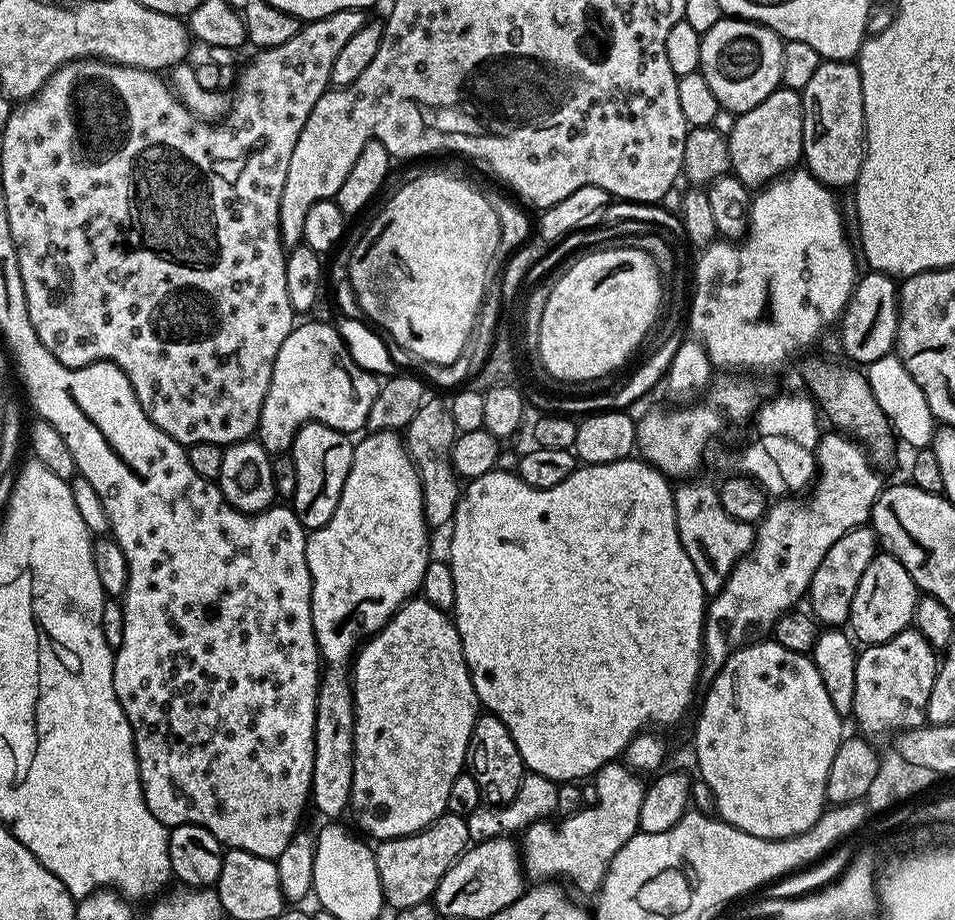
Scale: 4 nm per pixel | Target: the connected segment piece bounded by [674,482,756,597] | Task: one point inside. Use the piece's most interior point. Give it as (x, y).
(716, 542)

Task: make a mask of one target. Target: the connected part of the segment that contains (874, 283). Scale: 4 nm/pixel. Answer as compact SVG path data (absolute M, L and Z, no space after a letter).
M868 270L865 273L865 276L863 273L857 279L852 297L844 308L844 315L838 321L840 344L845 354L852 359L849 361L860 366L878 362L878 358L889 355L895 349L900 317L900 289L897 281L885 272Z

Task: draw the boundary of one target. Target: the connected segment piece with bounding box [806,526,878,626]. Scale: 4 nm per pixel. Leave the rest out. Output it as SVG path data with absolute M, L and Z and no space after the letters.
M871 526L855 528L842 534L842 538L838 538L838 542L834 542L834 546L826 550L826 558L822 558L822 566L814 570L812 585L808 587L806 597L807 603L812 603L810 605L812 615L821 625L844 626L849 623L848 615L850 606L854 602L854 590L858 590L858 582L862 582L862 574L866 574L866 566L870 566L876 555L878 555L878 541L876 532Z

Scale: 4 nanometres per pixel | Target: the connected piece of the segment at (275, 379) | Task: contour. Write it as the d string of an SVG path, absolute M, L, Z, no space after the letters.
M312 320L309 324L297 323L291 334L282 342L278 358L274 358L274 370L270 374L270 390L266 402L262 402L258 439L270 454L284 454L289 451L304 424L325 424L345 434L353 434L368 423L370 405L378 394L381 381L375 375L360 369L343 344L339 330L332 324L319 324Z

